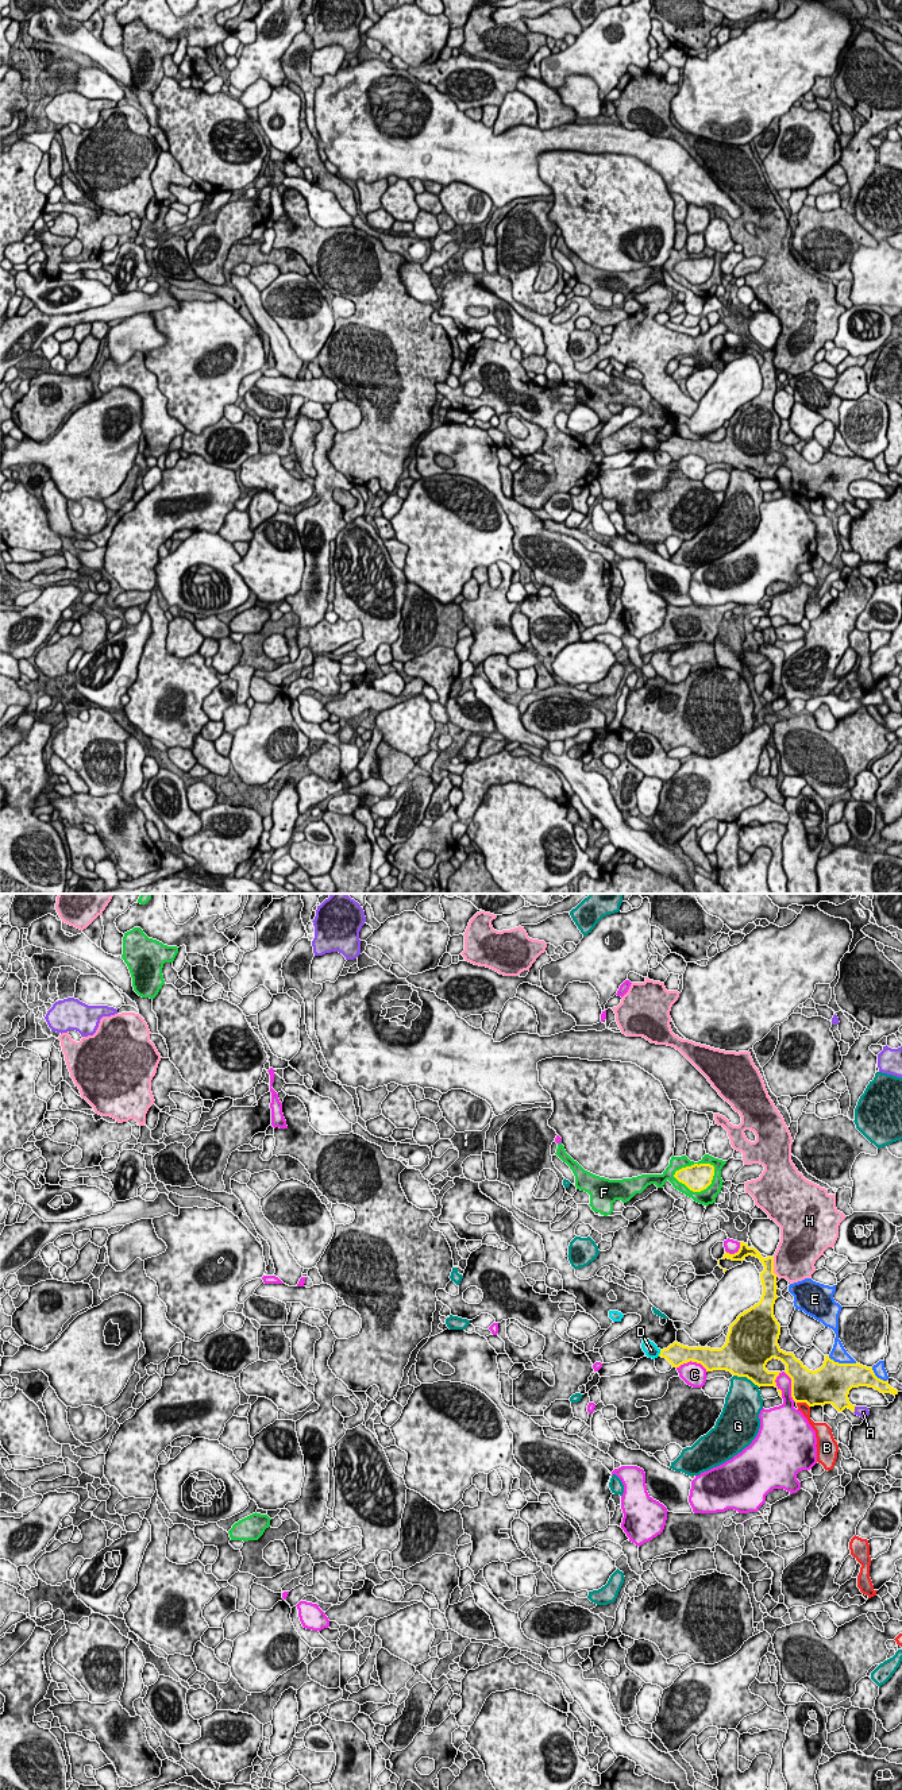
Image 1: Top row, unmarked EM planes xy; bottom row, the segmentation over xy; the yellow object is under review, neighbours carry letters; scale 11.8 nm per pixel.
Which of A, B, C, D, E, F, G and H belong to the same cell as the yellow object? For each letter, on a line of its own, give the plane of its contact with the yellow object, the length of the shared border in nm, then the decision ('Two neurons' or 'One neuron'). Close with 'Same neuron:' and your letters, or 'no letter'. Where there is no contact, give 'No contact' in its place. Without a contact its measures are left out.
A: Touches yellow in xy. Shared border 100 nm. Two neurons
B: Touches yellow in xy. Shared border 170 nm. Two neurons
C: Touches yellow in xy. Shared border 380 nm. Two neurons
D: Touches yellow in xy. Shared border 90 nm. Two neurons
E: Touches yellow in xy. Shared border 360 nm. Two neurons
F: Touches yellow in xy. Shared border 500 nm. Two neurons
G: Touches yellow in xy. Shared border 360 nm. Two neurons
H: Touches yellow in xy. Shared border 240 nm. Two neurons
Same neuron: no letter

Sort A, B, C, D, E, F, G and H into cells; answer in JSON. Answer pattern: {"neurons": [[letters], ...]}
{"neurons": [["A"], ["B"], ["C", "D"], ["E"], ["F"], ["G"], ["H"]]}

